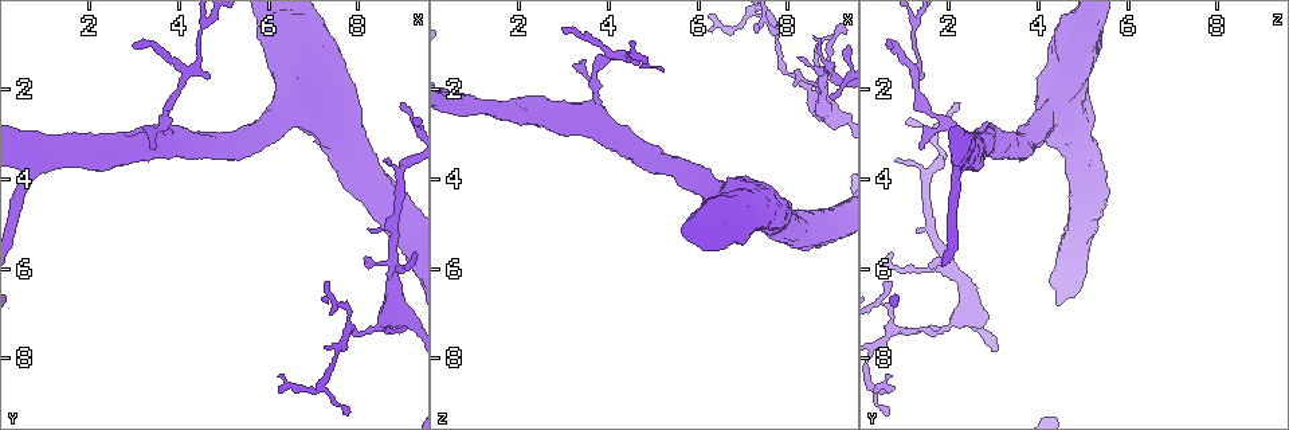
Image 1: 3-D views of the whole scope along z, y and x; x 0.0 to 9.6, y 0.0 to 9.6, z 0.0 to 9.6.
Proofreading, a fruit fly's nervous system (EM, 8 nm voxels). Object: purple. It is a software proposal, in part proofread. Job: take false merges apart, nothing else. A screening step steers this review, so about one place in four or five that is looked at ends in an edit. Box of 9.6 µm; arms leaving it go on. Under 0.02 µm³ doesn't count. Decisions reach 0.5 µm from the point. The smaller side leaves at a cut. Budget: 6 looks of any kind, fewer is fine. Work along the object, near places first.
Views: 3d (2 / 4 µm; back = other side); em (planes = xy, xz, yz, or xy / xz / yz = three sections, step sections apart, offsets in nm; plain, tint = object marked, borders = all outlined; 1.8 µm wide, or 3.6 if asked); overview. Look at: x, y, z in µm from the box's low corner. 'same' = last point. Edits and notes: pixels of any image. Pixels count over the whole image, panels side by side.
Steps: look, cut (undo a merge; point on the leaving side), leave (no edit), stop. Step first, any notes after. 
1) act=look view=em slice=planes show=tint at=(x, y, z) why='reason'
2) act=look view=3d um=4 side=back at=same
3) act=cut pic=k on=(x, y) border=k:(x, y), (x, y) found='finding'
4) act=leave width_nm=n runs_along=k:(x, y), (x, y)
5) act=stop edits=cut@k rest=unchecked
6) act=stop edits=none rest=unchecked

act=look view=em slice=planes show=tint at=(8.80, 6.80, 2.40)

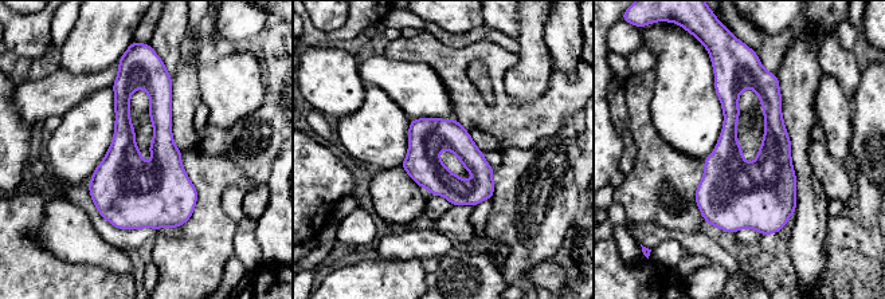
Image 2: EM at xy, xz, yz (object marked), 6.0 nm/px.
act=leave runs_along=2:(414, 122), (446, 134), (489, 195) found='continuous, no second cell'

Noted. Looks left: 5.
act=look view=em slice=planes show=tint at=(6.65, 2.50, 4.30) why='calibre changes'

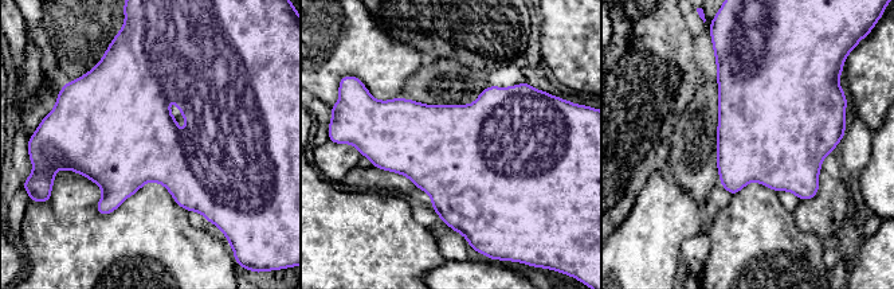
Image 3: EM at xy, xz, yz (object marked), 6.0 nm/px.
act=leave width_nm=600 found='all the same cell'

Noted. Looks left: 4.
act=look view=3d um=4 at=(4.60, 0.55, 1.30) why='thin neck'

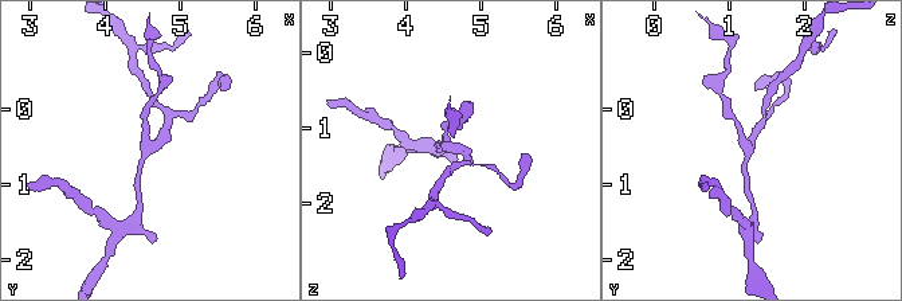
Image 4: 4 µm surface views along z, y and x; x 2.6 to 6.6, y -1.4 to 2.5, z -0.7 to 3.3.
act=look view=em um=3.6 slice=xy step=4 show=tint at=(4.55, 0.60, 1.25) why='shape alone is not enough'

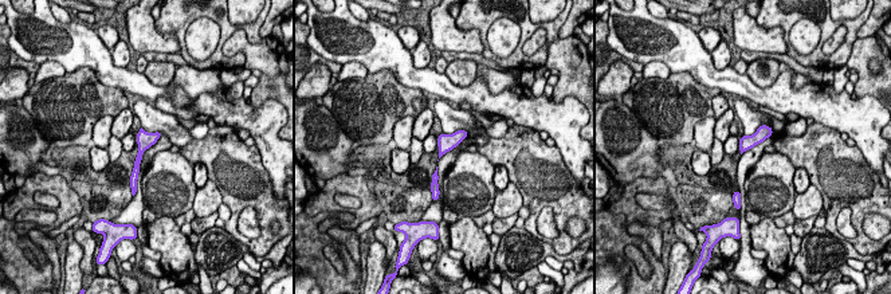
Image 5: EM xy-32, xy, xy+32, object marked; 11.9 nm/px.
act=look view=em um=3.6 slice=planes show=tint at=same why='another direction'

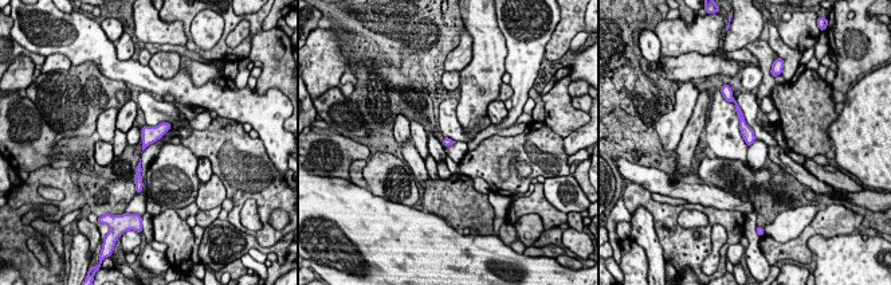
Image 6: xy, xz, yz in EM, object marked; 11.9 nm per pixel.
act=leave width_nm=120 found='one cell here'

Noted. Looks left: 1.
act=stop edits=none rest=unchecked

